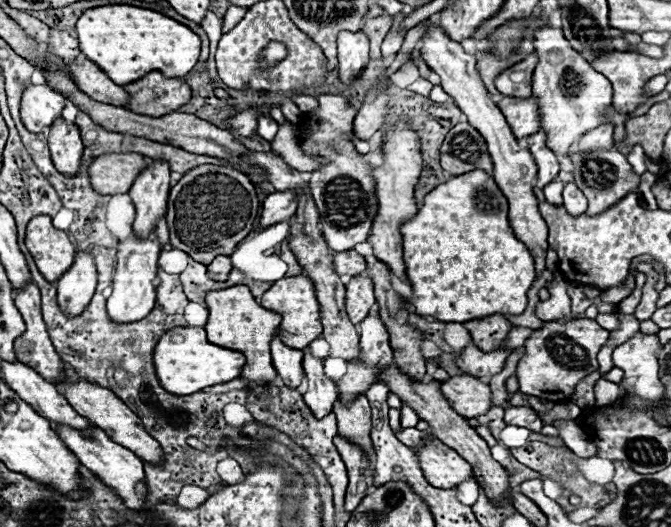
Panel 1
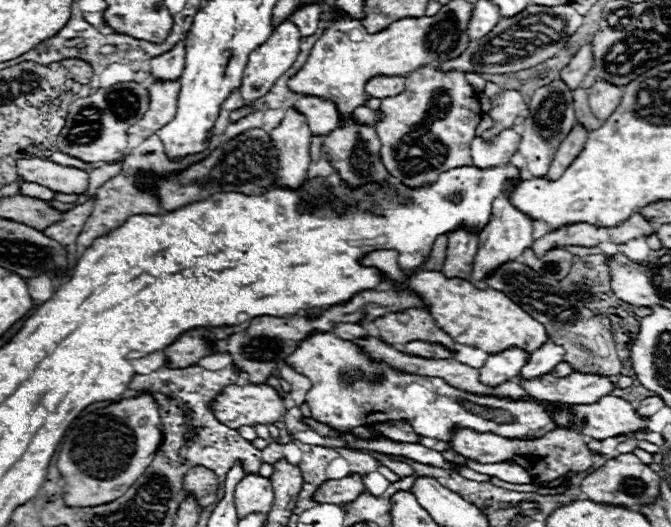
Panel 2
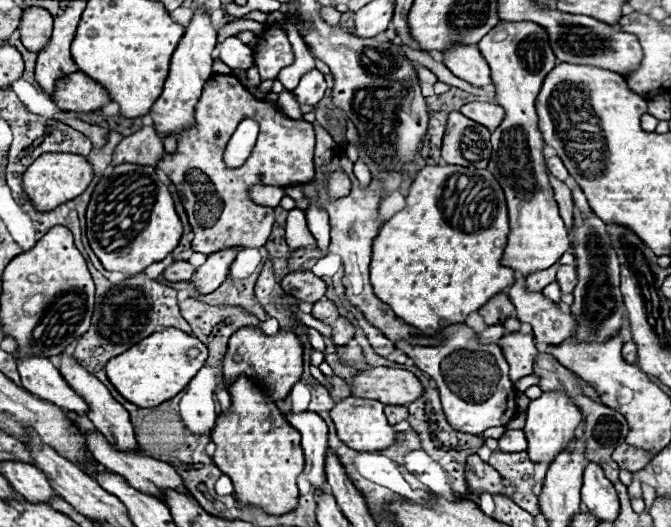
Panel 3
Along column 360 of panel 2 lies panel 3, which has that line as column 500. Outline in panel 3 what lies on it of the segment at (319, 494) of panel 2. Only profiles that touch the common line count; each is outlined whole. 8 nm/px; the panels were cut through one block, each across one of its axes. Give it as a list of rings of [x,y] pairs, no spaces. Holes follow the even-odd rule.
[[[476,454],[466,460],[466,482],[472,486],[472,490],[476,490],[476,494],[504,494],[502,476]]]

